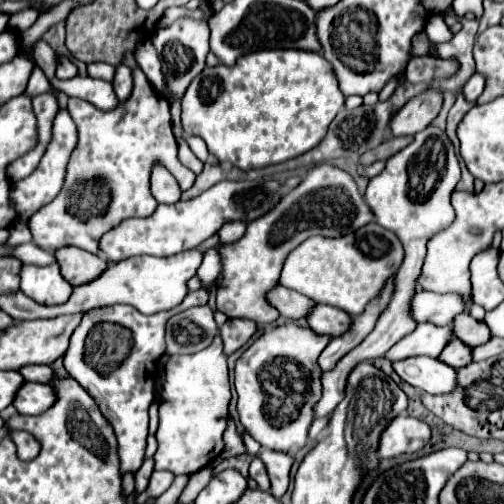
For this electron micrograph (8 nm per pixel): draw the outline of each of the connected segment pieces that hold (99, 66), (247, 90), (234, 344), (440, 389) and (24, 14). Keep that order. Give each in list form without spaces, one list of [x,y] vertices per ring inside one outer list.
[[[90,63],[88,65],[88,75],[90,77],[96,77],[96,79],[104,79],[108,83],[114,81],[114,67],[112,65],[106,65],[106,63]]]
[[[274,49],[274,51],[256,51],[256,53],[248,53],[244,57],[240,57],[240,61],[236,61],[236,65],[228,67],[224,63],[216,65],[216,67],[206,67],[204,69],[204,77],[196,77],[190,87],[186,89],[184,97],[182,97],[182,127],[184,127],[184,135],[192,137],[198,135],[206,141],[208,151],[212,157],[216,157],[220,163],[232,163],[234,167],[240,169],[260,169],[260,167],[268,167],[268,165],[276,165],[276,163],[284,163],[288,159],[294,159],[306,151],[310,151],[318,141],[324,139],[328,125],[332,123],[332,119],[336,117],[336,113],[342,109],[344,105],[344,95],[338,89],[338,81],[334,75],[332,65],[328,65],[328,61],[324,61],[324,57],[320,53],[312,53],[312,51],[296,51],[296,49]]]
[[[228,319],[222,327],[222,339],[224,339],[224,355],[230,357],[234,351],[238,351],[256,331],[256,323],[248,319]]]
[[[408,357],[396,361],[394,369],[402,377],[402,381],[410,383],[412,387],[424,393],[444,395],[456,389],[456,369],[444,365],[440,359]]]
[[[24,9],[24,11],[18,11],[18,13],[12,13],[10,15],[10,21],[8,21],[8,27],[10,29],[16,29],[18,33],[22,33],[22,31],[26,31],[28,27],[32,27],[34,25],[34,21],[38,19],[38,11],[34,11],[34,9]]]

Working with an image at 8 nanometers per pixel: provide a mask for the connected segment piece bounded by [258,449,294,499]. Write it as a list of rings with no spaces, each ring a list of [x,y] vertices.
[[[260,451],[258,457],[264,461],[270,483],[272,483],[272,495],[276,499],[280,499],[286,489],[288,489],[288,479],[290,479],[290,467],[294,463],[294,459],[288,453],[280,453],[280,451]]]

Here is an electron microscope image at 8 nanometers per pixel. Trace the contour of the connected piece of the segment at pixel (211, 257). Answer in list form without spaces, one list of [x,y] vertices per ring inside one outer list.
[[[222,243],[214,245],[214,249],[210,249],[208,253],[204,253],[204,261],[202,261],[200,269],[198,269],[198,277],[200,277],[202,281],[206,281],[208,285],[210,285],[214,279],[220,277],[220,245],[222,245]]]

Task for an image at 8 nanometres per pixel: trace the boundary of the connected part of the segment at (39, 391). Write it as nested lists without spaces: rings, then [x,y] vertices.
[[[26,383],[18,389],[14,407],[20,415],[40,415],[46,413],[56,403],[56,389],[44,383]]]

